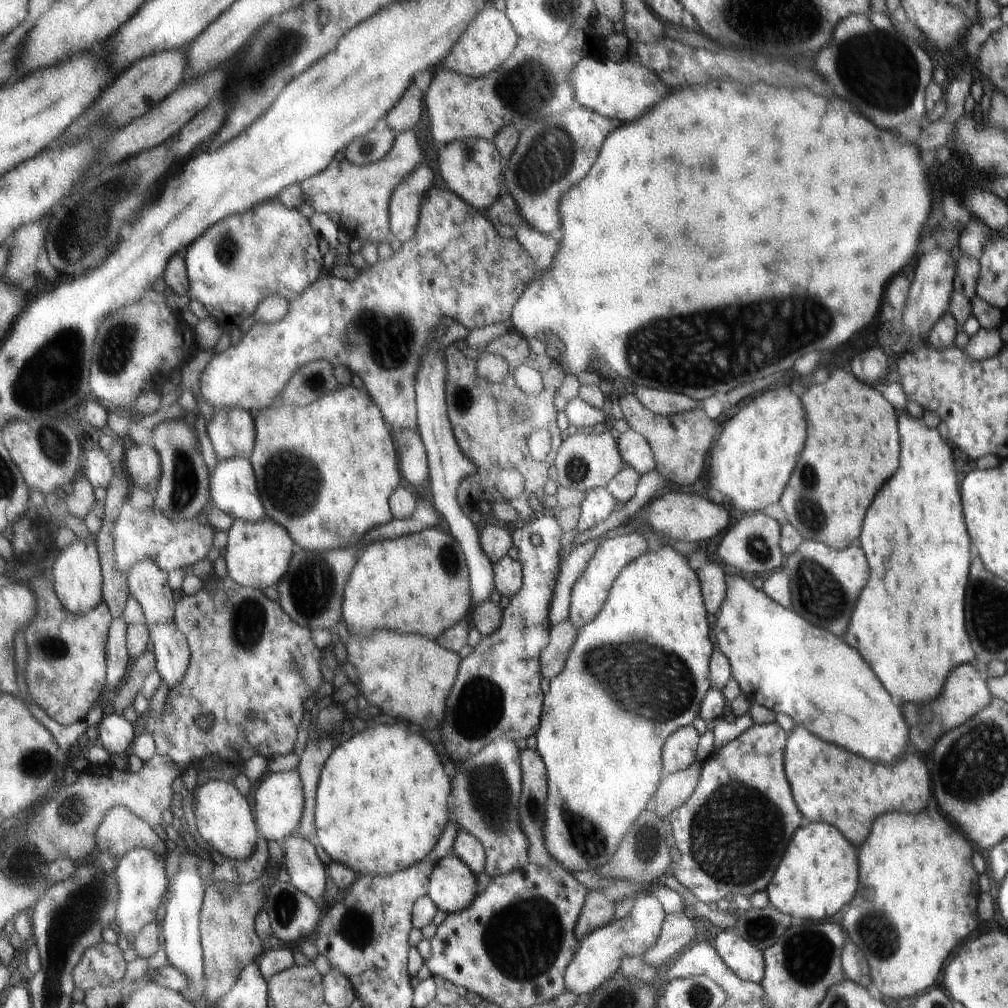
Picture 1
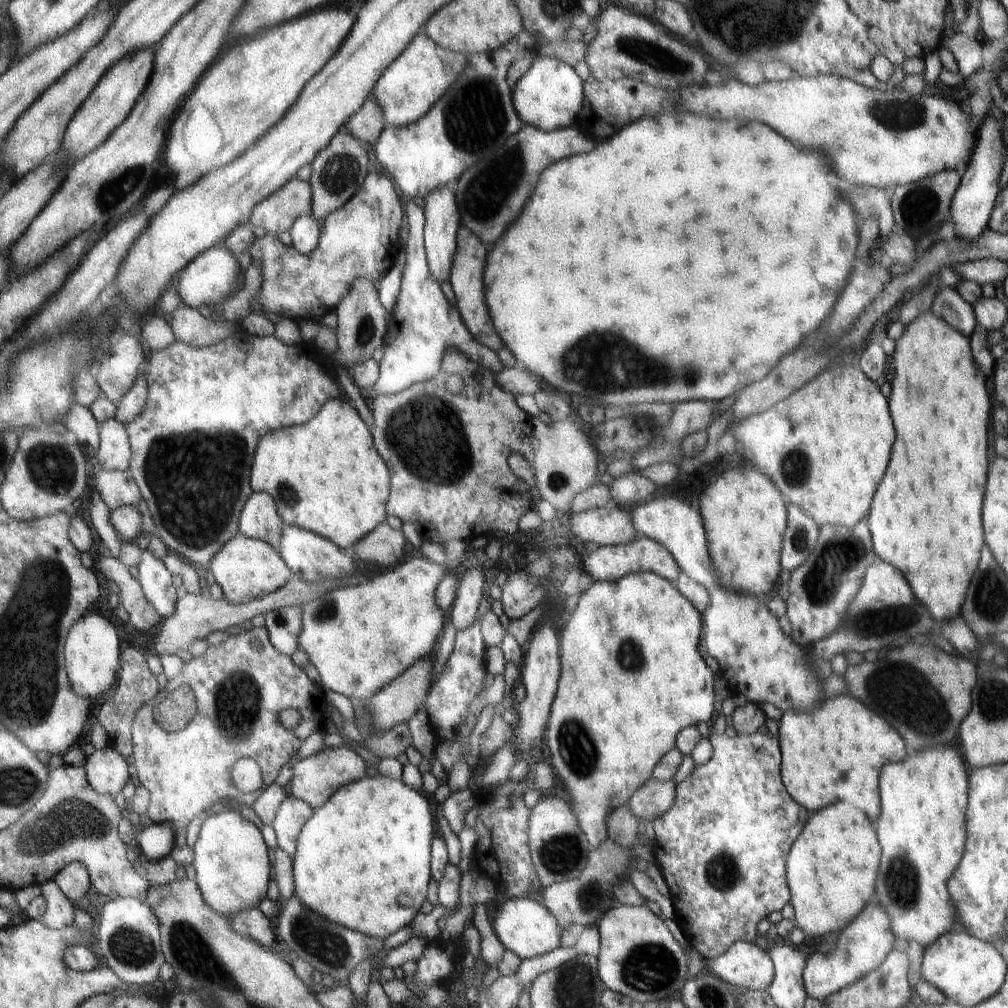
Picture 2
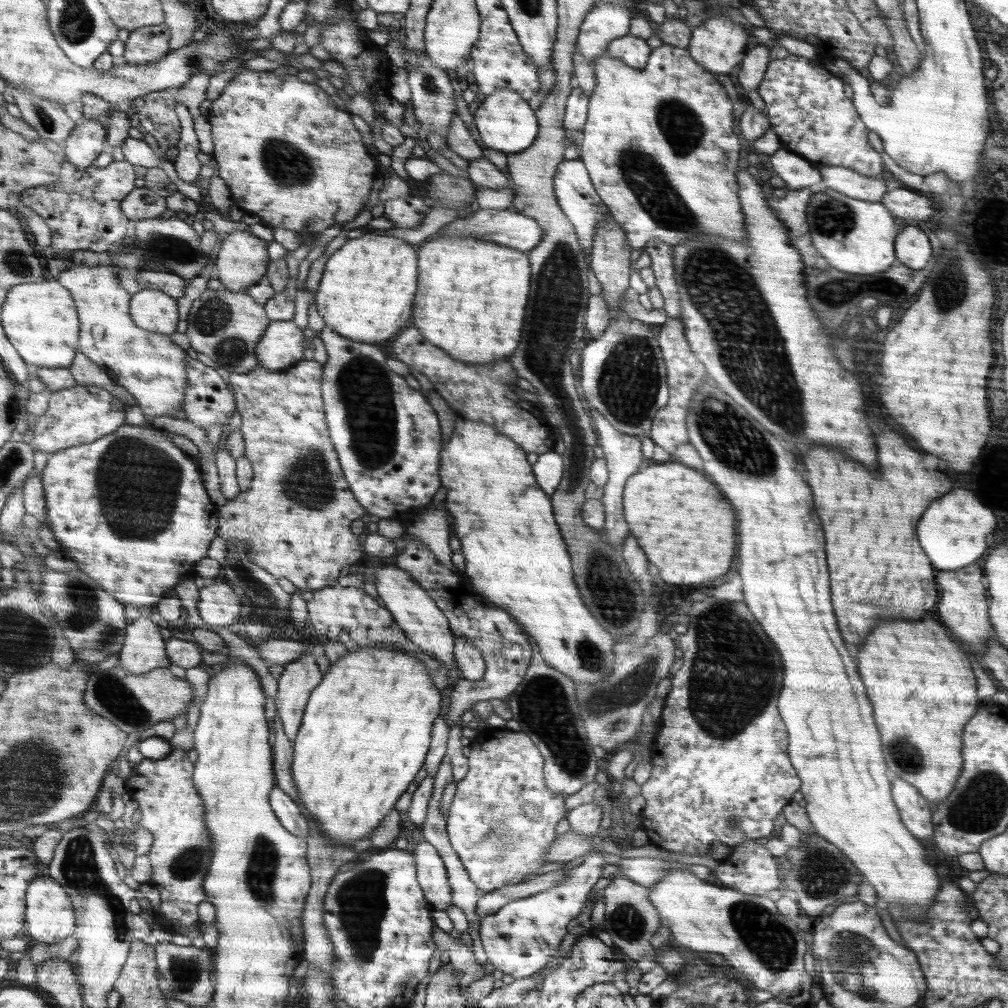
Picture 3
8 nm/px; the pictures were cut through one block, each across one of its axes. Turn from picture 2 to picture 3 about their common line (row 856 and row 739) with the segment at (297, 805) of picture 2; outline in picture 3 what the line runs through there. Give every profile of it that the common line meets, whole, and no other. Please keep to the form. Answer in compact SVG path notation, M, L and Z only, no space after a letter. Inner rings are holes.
M311 653L284 666L272 705L273 715L280 718L284 736L289 741L293 742L301 730L302 716L305 715L310 693L321 684L322 679L318 664Z

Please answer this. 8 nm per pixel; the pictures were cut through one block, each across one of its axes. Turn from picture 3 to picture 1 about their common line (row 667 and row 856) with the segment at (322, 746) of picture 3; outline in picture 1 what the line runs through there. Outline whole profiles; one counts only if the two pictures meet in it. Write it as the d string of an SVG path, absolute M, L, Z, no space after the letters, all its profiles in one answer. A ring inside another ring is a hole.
M372 726L372 730L358 731L356 736L352 736L350 740L342 742L339 746L336 746L332 751L332 754L326 760L324 768L322 769L320 780L318 781L318 788L316 796L313 799L315 807L314 824L316 824L316 842L318 842L324 851L332 858L333 861L340 862L344 866L348 866L350 870L356 870L356 872L370 872L370 874L394 874L397 870L403 868L410 868L414 864L421 863L437 846L438 840L440 840L440 834L444 834L445 828L448 826L448 798L450 798L450 780L444 772L444 764L440 762L434 746L424 738L420 736L418 732L412 732L412 730L404 730L404 726L382 726L380 730L376 726ZM380 736L386 736L388 742L382 744L380 742ZM348 814L348 816L346 816Z

